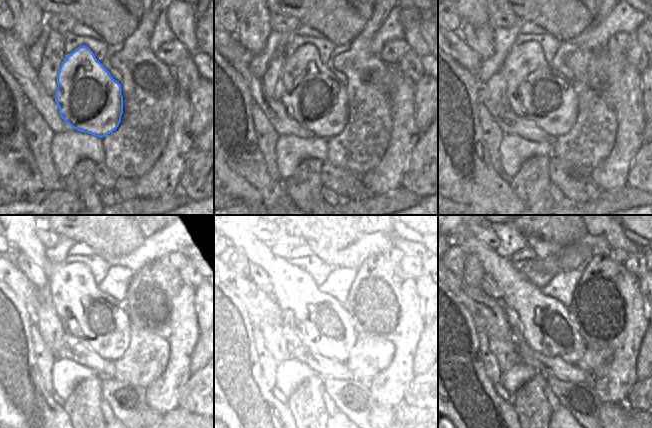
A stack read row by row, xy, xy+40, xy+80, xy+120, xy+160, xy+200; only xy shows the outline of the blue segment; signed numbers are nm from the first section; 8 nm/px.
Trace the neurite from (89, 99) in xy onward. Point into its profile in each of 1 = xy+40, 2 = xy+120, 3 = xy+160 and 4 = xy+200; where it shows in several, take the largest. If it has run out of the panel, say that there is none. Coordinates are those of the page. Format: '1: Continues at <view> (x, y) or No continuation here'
1: Continues at xy+40 (311, 95)
2: Continues at xy+120 (96, 320)
3: Continues at xy+160 (316, 320)
4: Continues at xy+200 (546, 326).

